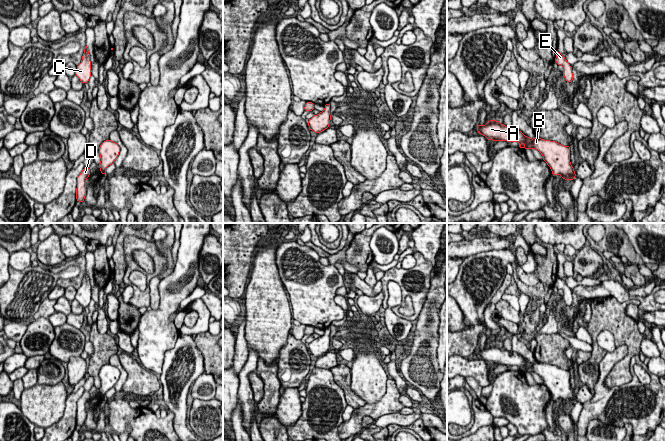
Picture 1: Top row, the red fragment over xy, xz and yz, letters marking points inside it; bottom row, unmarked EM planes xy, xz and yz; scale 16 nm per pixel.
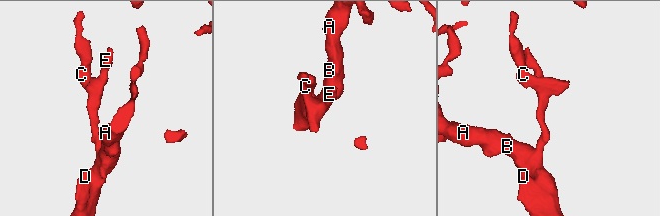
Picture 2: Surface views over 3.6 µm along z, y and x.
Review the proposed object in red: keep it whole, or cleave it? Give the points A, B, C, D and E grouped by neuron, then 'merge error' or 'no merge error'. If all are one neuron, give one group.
A B C D E | no merge error

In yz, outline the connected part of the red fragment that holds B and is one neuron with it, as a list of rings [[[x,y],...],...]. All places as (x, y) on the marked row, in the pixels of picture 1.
[[[489,120],[483,126],[478,124],[476,129],[488,140],[518,142],[520,148],[538,150],[552,170],[552,175],[561,175],[565,180],[574,180],[576,177],[570,162],[570,146],[538,137],[531,139],[516,128],[507,127],[496,120]]]

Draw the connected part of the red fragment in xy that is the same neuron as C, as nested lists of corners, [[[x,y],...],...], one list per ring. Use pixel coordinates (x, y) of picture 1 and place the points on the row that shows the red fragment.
[[[85,46],[84,53],[82,56],[81,63],[77,66],[75,75],[80,79],[80,81],[85,84],[89,81],[91,77],[91,61],[90,54],[87,46]]]

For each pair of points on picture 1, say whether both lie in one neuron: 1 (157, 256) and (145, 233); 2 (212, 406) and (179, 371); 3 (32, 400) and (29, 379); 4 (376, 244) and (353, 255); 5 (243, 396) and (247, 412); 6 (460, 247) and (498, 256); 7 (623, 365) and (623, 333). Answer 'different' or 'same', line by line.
1: different
2: different
3: different
4: different
5: same
6: different
7: same

